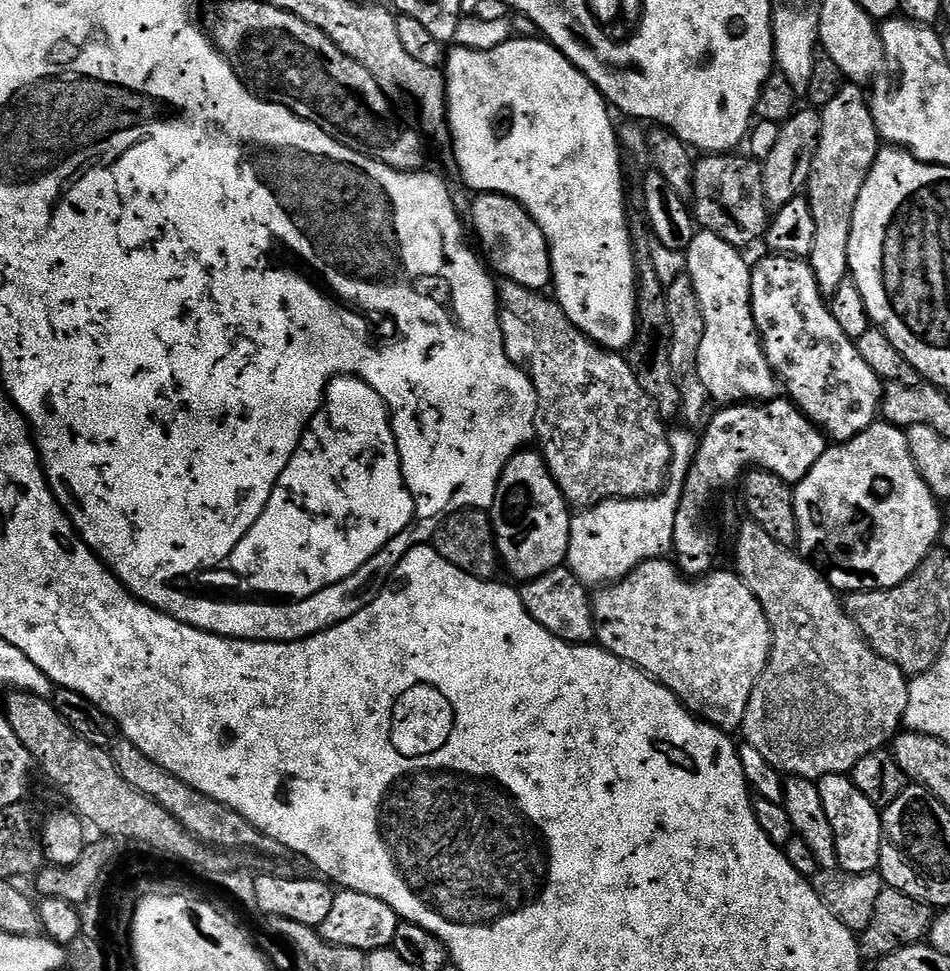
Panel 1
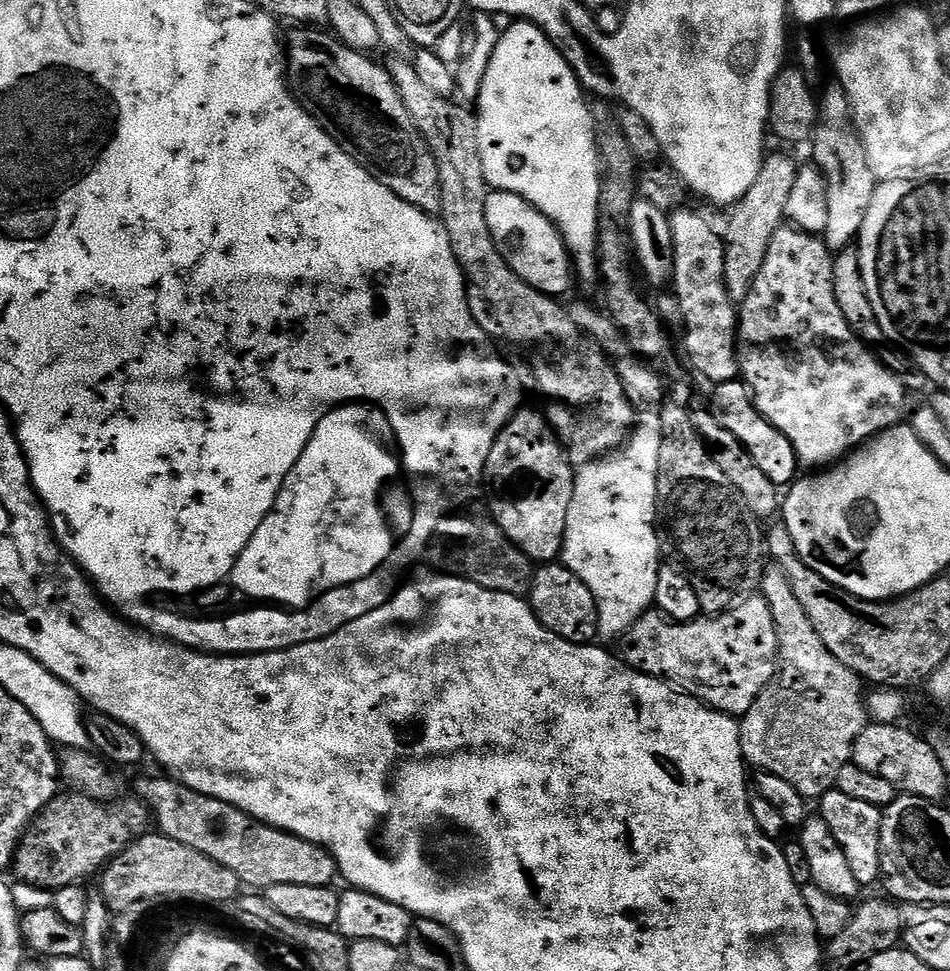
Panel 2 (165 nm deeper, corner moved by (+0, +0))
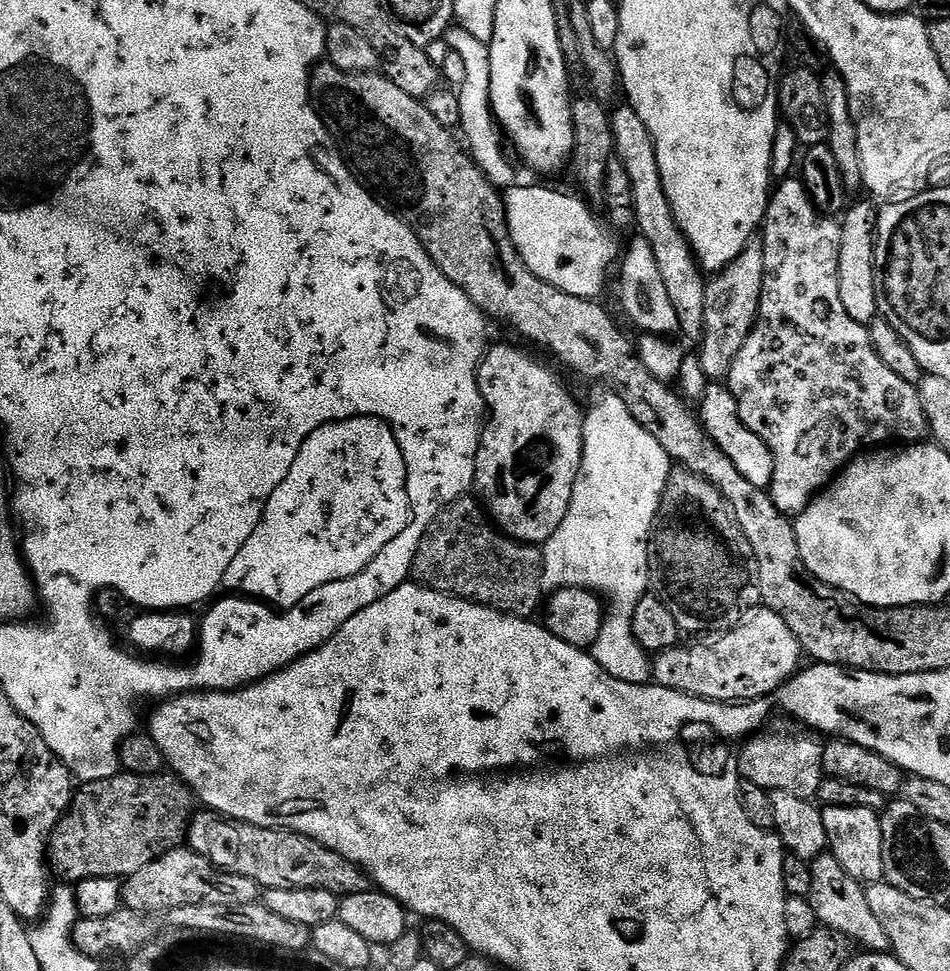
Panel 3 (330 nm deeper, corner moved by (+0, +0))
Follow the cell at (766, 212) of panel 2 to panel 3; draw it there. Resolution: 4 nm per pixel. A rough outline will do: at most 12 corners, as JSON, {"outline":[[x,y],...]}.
{"outline":[[751,242],[705,283],[700,368],[727,377],[752,333],[766,258]]}

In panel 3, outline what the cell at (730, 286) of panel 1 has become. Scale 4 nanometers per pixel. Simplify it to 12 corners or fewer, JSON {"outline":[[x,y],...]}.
{"outline":[[611,113],[631,211],[679,331],[704,334],[706,276],[670,210],[646,122]]}

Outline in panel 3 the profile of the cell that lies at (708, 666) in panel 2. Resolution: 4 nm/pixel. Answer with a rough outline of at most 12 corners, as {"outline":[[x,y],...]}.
{"outline":[[753,611],[712,648],[655,653],[652,680],[734,704],[779,693],[801,667],[778,614]]}

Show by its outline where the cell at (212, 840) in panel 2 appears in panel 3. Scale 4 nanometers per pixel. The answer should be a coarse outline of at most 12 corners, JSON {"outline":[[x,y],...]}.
{"outline":[[200,810],[187,847],[261,889],[373,891],[322,842]]}

